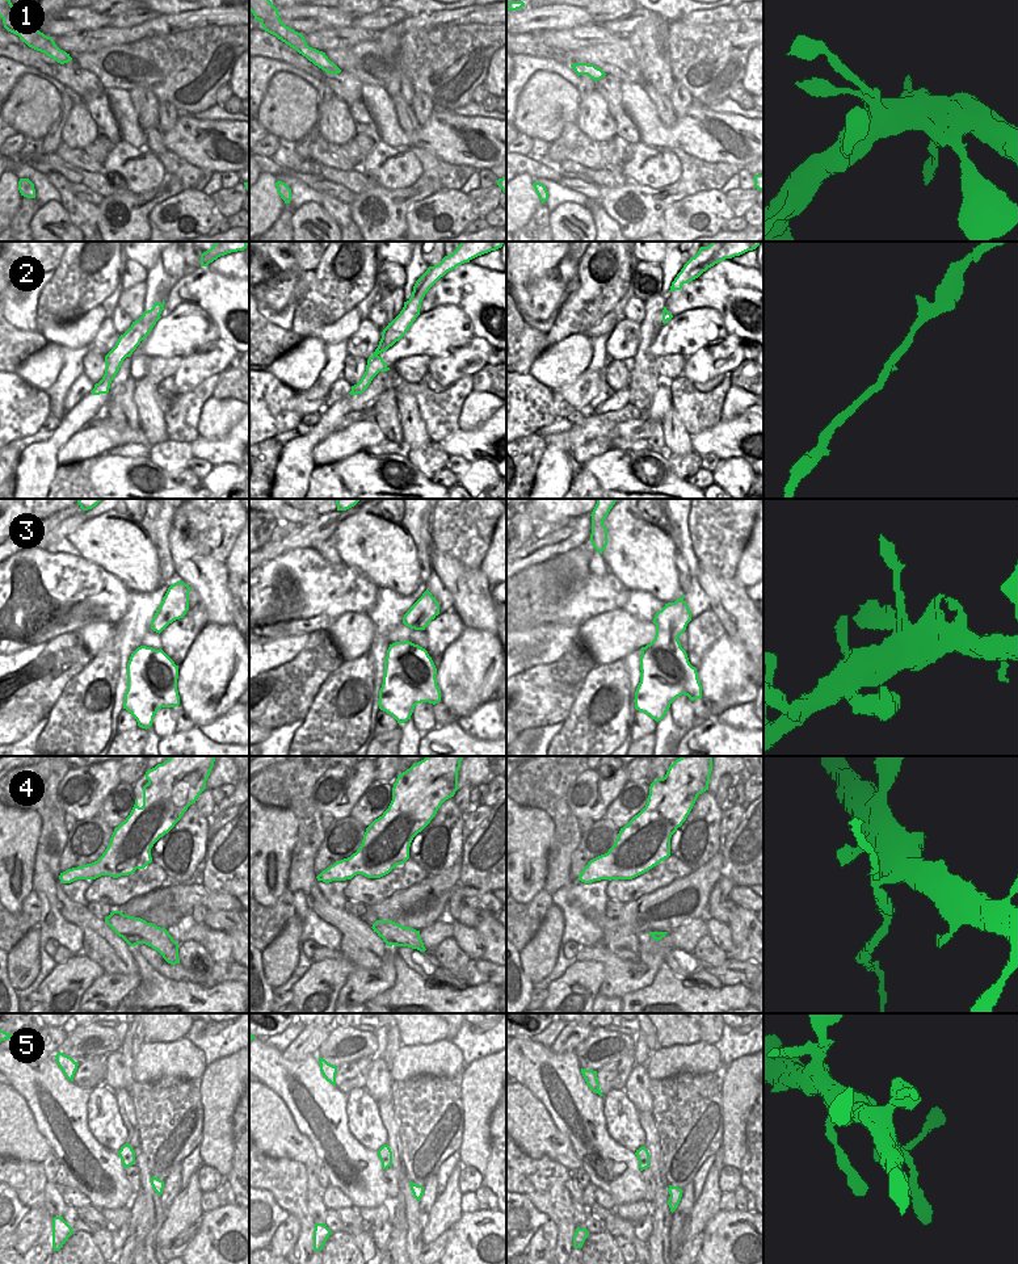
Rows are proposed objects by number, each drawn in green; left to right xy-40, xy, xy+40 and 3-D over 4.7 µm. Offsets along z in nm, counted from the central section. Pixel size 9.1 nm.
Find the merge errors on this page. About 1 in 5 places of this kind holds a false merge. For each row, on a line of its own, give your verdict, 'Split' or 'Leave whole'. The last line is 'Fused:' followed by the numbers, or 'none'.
1: Leave whole
2: Leave whole
3: Leave whole
4: Split
5: Leave whole
Fused: 4

